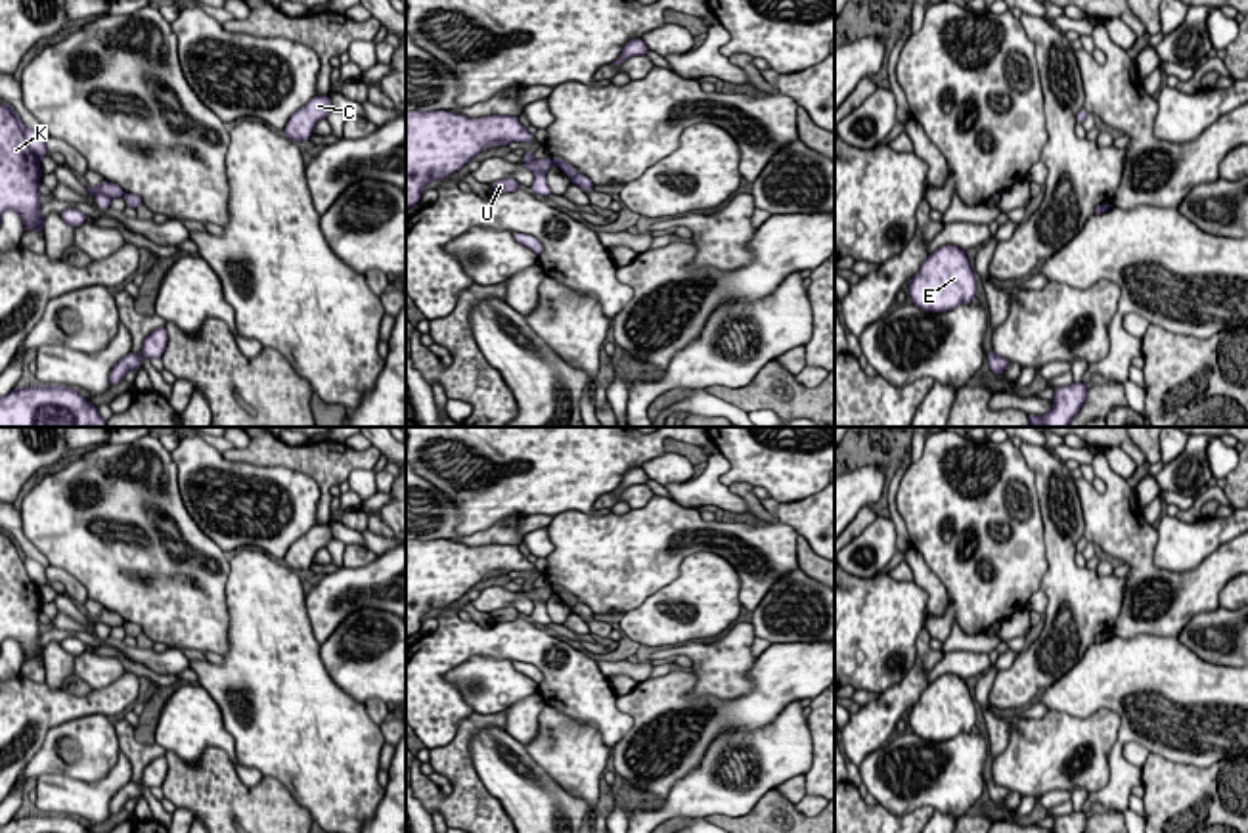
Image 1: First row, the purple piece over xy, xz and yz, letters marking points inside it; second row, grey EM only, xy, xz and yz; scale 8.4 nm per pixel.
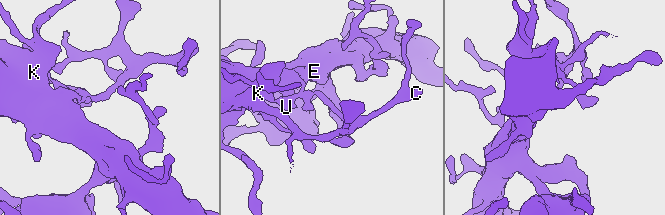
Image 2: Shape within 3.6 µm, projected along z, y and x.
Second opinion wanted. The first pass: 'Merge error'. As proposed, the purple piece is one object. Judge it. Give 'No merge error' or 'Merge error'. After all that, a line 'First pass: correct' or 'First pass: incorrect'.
Merge error
First pass: correct

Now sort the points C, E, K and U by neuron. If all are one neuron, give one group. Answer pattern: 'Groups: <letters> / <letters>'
Groups: C E K / U

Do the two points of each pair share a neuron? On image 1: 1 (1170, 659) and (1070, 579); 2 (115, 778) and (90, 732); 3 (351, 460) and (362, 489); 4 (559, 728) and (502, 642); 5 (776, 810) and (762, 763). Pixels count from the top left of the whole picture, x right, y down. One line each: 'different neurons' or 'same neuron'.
1: different neurons
2: different neurons
3: different neurons
4: different neurons
5: different neurons

